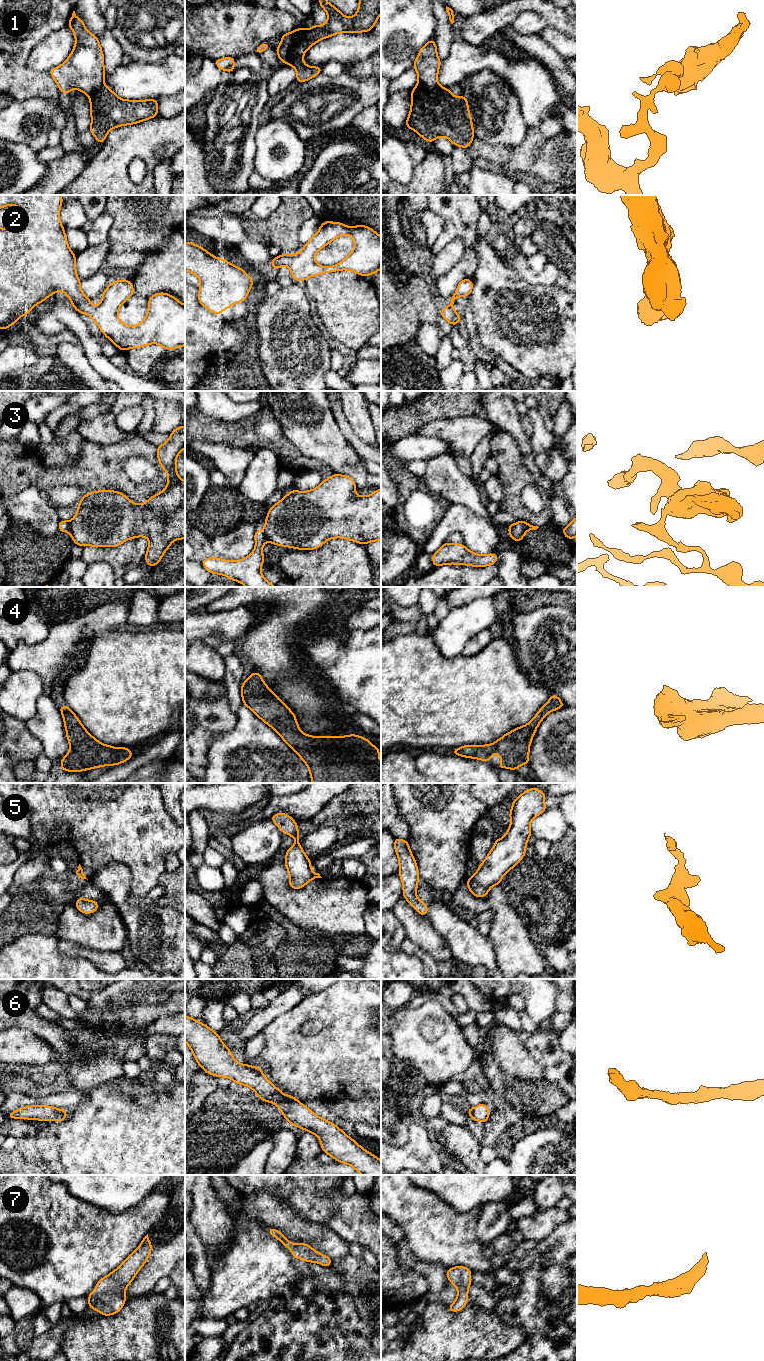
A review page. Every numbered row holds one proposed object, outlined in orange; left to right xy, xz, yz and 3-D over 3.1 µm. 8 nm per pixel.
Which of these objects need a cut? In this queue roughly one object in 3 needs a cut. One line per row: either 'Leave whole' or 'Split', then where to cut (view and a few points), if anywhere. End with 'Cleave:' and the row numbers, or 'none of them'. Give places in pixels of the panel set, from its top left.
1: Split. Split along xz (293, 32), (293, 50), (287, 63)
2: Leave whole. No split
3: Split. Split along xy (69, 522), (67, 531)
4: Leave whole. No split
5: Leave whole. No split
6: Leave whole. No split
7: Leave whole. No split
Cleave: 1, 3

